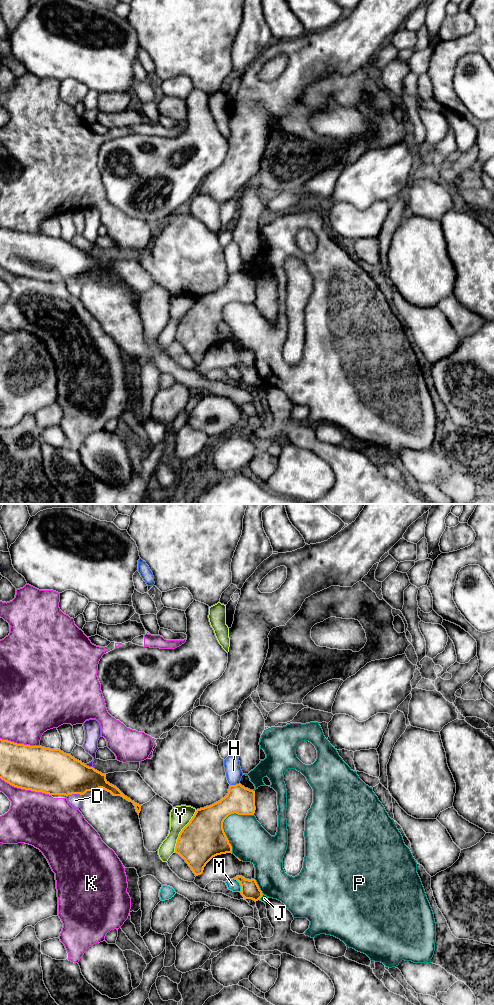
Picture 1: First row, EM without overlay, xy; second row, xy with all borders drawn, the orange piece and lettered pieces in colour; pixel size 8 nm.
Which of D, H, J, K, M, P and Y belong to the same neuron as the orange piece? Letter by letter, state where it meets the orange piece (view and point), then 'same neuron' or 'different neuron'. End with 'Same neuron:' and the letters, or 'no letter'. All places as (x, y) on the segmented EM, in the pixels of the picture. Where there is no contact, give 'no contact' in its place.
D: contact xy (74, 793); different neuron
H: contact xy (234, 785); different neuron
J: contact xy (261, 896); different neuron
K: contact xy (25, 789); different neuron
M: contact xy (240, 884); different neuron
P: contact xy (223, 821); different neuron
Y: contact xy (181, 831); different neuron
Same neuron: no letter

